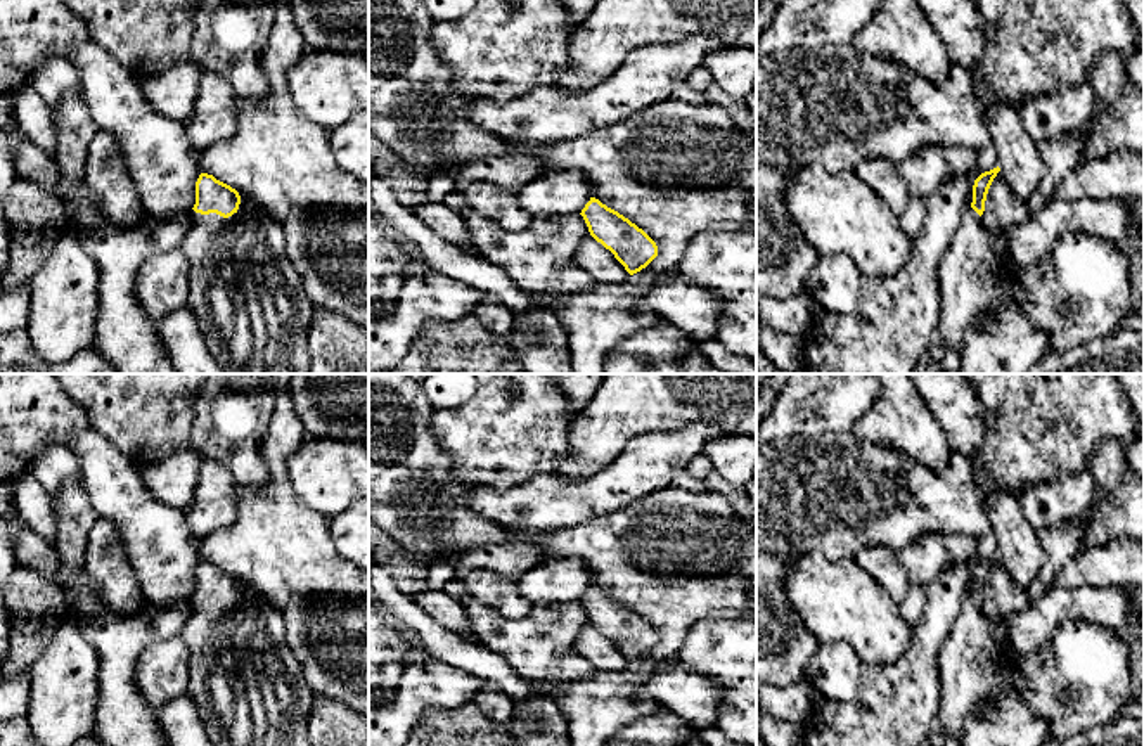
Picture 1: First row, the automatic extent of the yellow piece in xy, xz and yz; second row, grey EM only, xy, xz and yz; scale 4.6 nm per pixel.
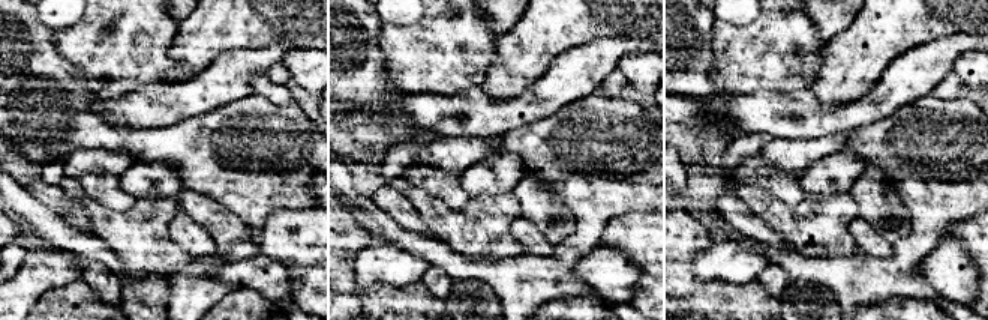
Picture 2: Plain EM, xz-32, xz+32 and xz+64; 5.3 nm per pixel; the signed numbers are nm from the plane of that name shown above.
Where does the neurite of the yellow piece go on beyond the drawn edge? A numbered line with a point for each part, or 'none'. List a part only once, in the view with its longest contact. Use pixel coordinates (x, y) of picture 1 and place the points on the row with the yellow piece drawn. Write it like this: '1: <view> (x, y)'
1: xy (250, 303)

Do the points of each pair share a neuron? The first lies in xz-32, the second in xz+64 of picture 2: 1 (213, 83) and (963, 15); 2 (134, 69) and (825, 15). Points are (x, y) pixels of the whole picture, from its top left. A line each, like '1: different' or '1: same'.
1: different
2: different

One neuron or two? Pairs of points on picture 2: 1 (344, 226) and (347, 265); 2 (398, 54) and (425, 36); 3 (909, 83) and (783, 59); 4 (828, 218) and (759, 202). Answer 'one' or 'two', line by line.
1: one
2: one
3: two
4: one

